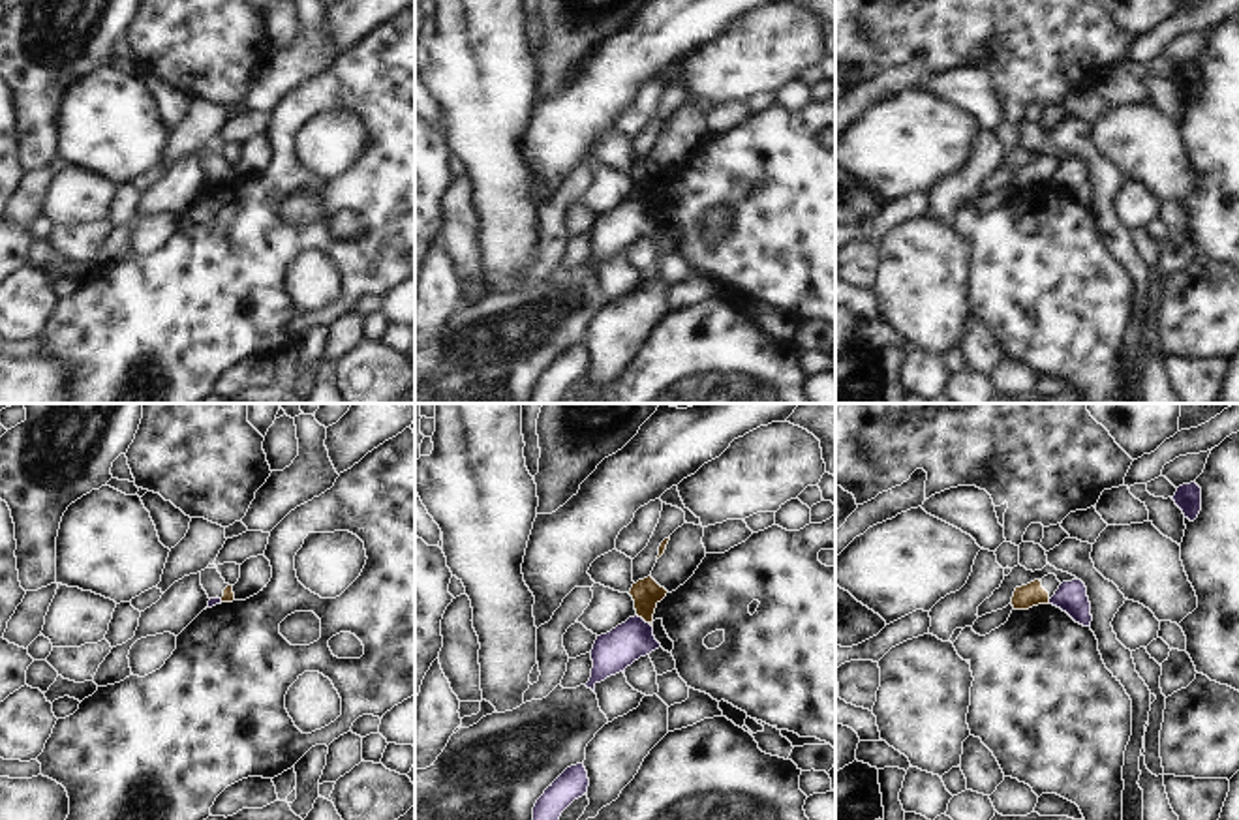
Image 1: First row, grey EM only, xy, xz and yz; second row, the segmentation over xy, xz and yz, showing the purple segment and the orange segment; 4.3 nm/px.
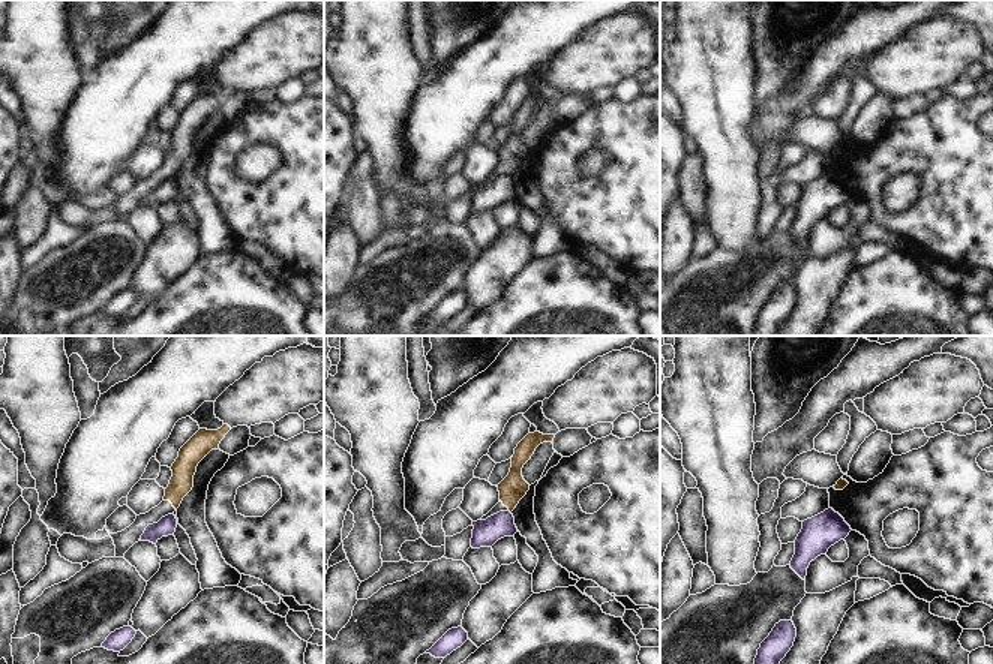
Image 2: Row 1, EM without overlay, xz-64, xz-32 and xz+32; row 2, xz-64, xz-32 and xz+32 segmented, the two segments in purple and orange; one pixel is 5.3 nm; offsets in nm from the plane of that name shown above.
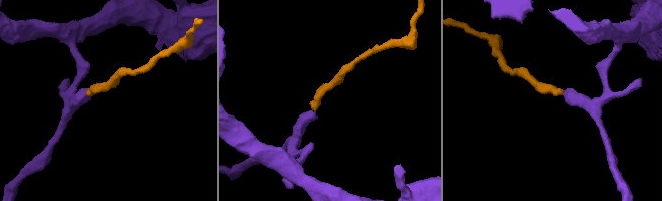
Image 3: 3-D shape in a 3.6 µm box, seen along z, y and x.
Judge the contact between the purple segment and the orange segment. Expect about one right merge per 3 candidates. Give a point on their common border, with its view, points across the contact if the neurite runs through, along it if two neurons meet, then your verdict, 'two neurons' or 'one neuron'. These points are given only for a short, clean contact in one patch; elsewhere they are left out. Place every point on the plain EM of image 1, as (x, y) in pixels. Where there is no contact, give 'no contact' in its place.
meets purple in xz at (642, 199); border along xz (637, 194), (650, 205); two neurons

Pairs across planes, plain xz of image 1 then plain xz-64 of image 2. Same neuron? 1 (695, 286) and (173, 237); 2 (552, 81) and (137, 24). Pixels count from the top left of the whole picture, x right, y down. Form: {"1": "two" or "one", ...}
{"1": "two", "2": "one"}

